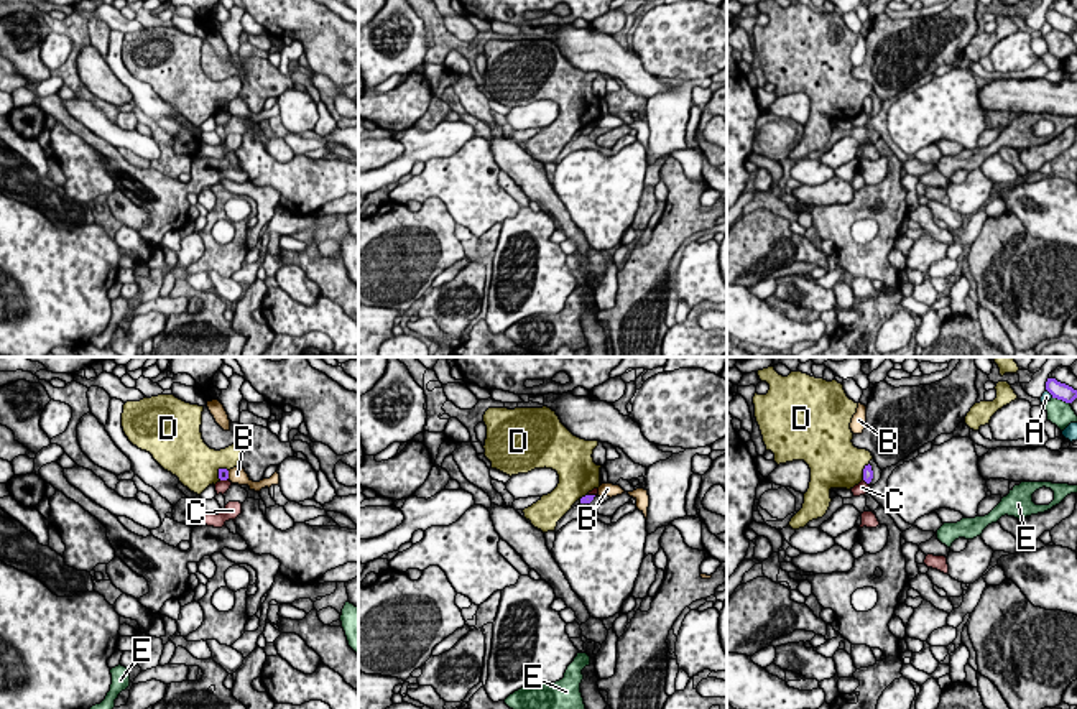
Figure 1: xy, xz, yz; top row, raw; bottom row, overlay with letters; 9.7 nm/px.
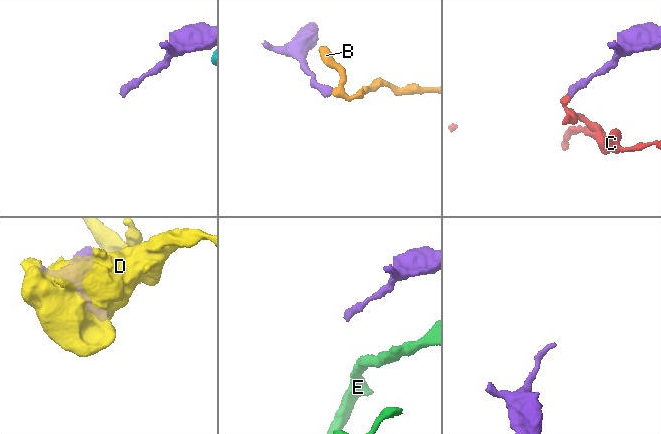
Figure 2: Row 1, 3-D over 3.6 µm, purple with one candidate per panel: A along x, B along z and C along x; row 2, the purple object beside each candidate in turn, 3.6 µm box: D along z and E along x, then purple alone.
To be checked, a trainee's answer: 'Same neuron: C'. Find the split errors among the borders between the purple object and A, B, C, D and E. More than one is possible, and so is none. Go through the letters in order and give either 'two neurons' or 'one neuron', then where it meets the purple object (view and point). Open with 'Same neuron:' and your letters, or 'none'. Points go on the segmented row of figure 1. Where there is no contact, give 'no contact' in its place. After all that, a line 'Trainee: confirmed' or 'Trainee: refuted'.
Same neuron: none
A: two neurons | yz (1049, 392)
B: two neurons | xy (227, 476)
C: two neurons | xy (224, 479)
D: two neurons | xy (219, 472)
E: two neurons | yz (1061, 398)
Trainee: refuted

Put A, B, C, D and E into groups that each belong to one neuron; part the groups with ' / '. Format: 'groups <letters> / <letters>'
groups A / B / C / D / E

